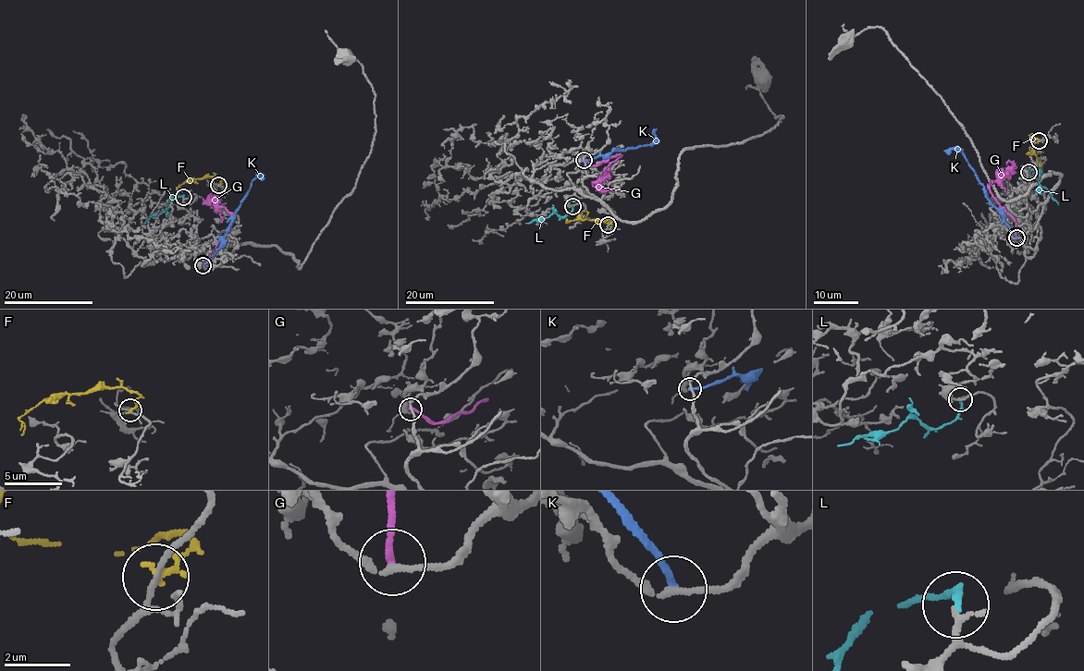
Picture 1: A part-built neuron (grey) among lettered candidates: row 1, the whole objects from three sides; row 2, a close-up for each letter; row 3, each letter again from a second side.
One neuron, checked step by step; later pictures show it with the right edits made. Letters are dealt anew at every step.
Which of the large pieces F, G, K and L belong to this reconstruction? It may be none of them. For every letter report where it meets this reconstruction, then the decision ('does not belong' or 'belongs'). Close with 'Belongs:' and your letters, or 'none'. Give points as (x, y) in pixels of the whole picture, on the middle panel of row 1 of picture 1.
F: meets grey at (608, 225); does not belong
G: meets grey at (584, 160); does not belong
K: meets grey at (584, 160); does not belong
L: meets grey at (572, 206); belongs
Belongs: L

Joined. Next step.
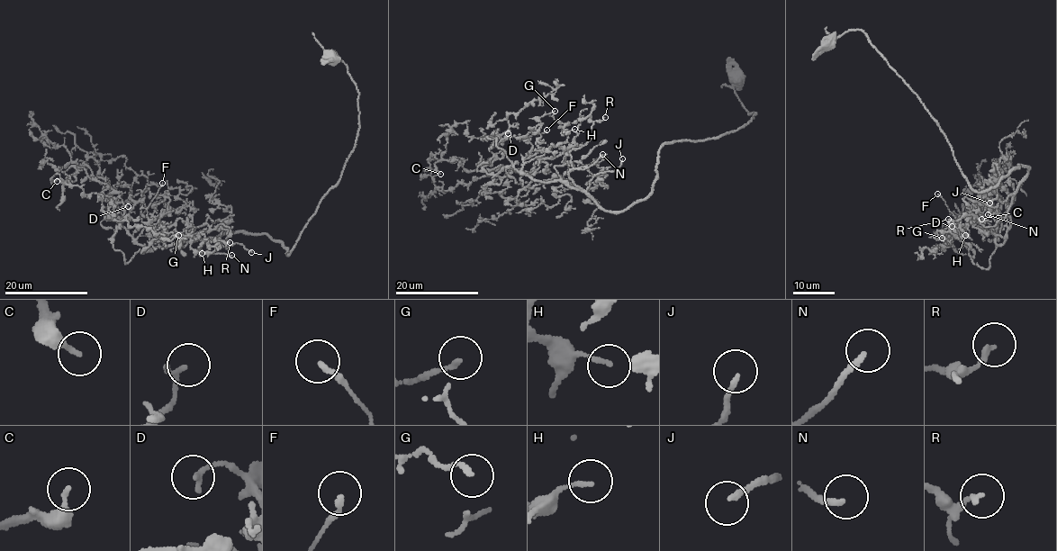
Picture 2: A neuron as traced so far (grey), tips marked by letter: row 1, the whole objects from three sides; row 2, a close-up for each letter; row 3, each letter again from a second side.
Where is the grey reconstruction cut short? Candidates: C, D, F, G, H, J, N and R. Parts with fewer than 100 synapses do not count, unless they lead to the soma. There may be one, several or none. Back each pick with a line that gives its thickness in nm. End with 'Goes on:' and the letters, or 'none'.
J: 160 nm
N: 180 nm
Goes on: J, N

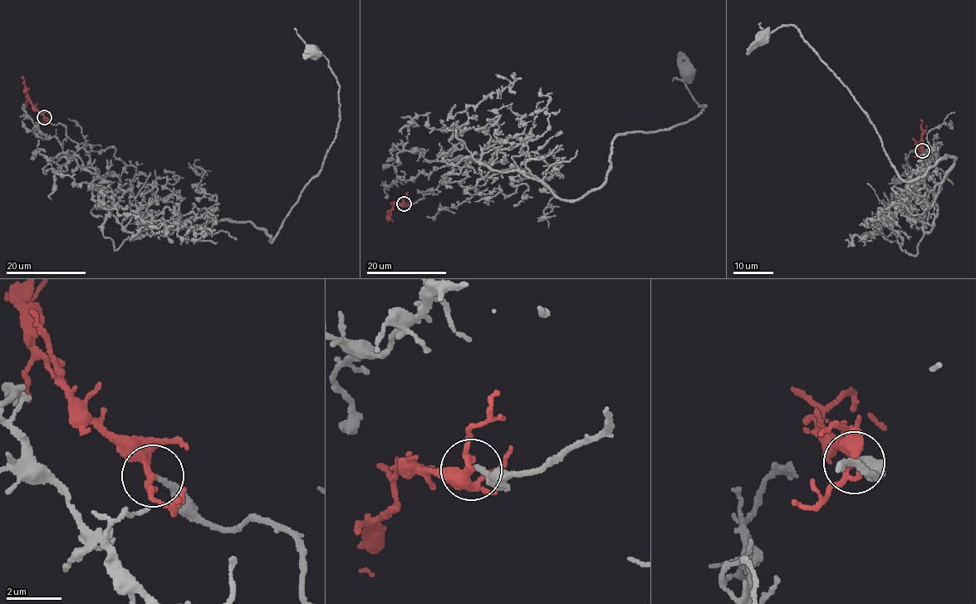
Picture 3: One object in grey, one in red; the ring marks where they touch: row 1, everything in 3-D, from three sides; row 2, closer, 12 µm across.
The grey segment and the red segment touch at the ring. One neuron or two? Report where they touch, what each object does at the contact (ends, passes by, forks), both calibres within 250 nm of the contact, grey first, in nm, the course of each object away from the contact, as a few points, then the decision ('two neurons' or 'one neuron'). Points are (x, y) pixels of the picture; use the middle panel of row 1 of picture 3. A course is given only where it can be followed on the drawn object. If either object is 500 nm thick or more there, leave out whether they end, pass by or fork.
place (404, 203); grey ends; red passes by; calibres 180 and 260 nm; course grey (404, 203), (431, 193), (475, 154), (581, 199), (605, 179), (614, 137), (700, 114), (688, 72); course red (404, 203), (394, 203), (388, 220); one neuron

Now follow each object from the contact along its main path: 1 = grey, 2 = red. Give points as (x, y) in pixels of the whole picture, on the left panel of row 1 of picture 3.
1: (44, 117), (88, 154), (131, 240), (226, 220), (271, 241), (340, 119), (339, 83), (314, 52)
2: (44, 117), (27, 98), (22, 76)

